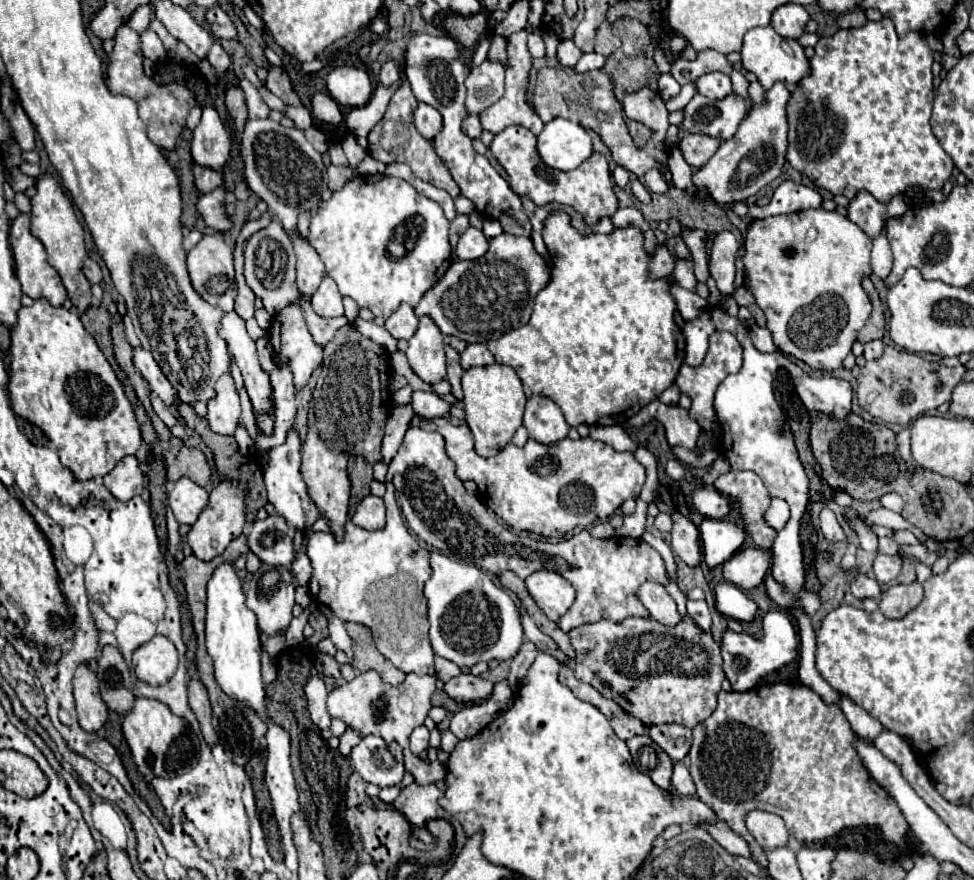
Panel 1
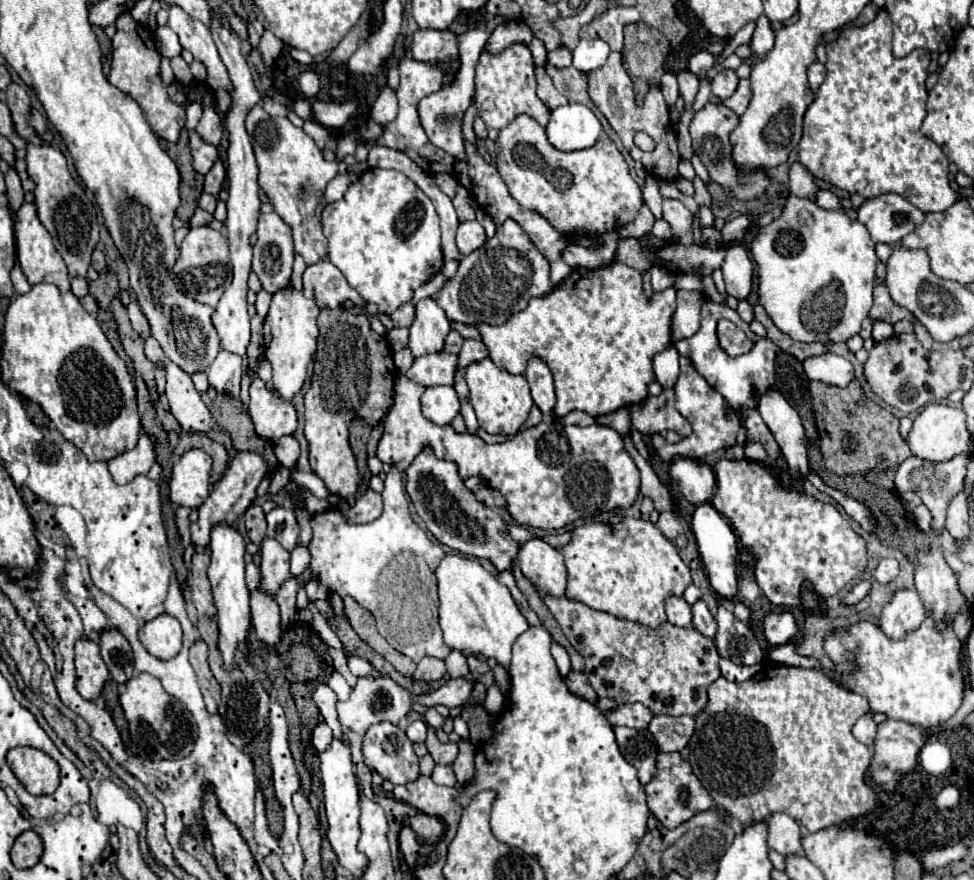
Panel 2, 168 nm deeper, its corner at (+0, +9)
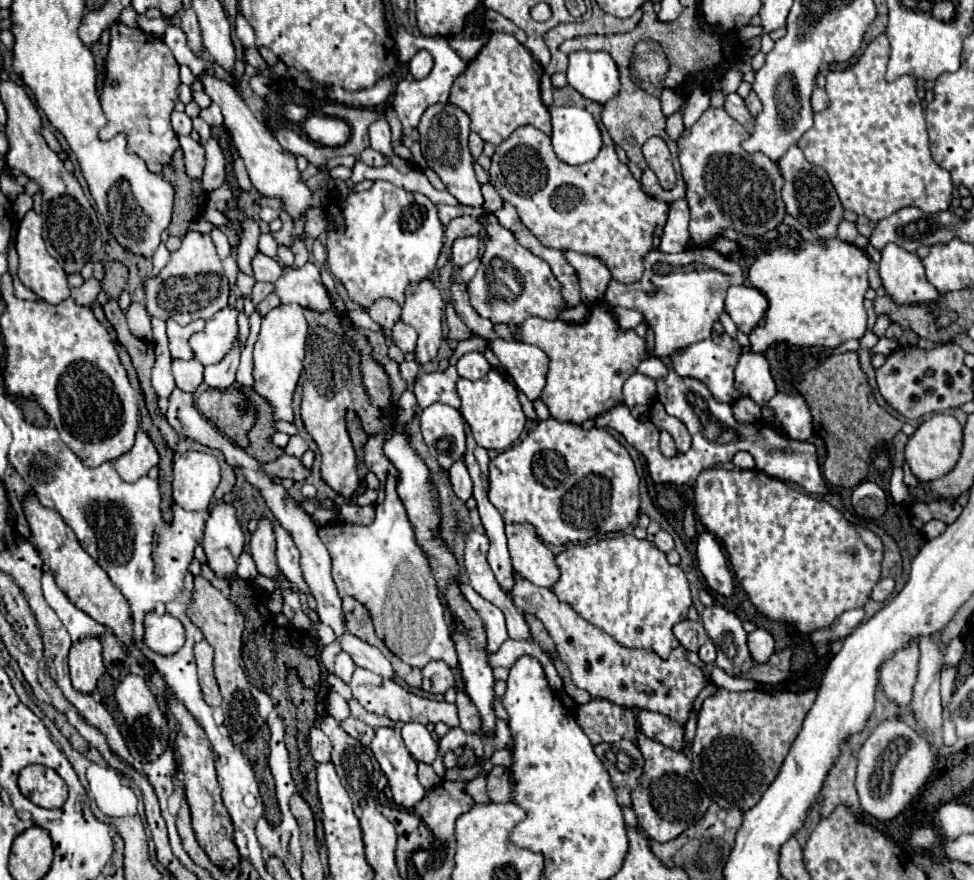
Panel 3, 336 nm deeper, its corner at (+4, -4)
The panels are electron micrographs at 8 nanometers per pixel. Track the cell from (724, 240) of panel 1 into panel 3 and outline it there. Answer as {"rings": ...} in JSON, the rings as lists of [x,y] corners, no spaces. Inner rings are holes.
{"rings":[[[732,284],[728,288],[726,312],[744,334],[750,334],[754,330],[766,308],[766,298],[762,296],[762,292],[758,292],[758,288],[748,284]]]}

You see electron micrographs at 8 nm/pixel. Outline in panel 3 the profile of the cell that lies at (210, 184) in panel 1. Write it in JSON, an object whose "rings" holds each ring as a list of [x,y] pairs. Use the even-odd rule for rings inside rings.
{"rings":[[[180,136],[180,148],[184,150],[184,162],[186,162],[186,174],[190,178],[202,178],[204,166],[206,166],[206,156],[204,148],[200,142],[192,140],[190,136]]]}

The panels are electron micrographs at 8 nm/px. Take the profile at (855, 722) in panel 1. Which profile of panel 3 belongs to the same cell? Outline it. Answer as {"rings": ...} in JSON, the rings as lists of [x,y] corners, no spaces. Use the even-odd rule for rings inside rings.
{"rings":[[[754,630],[748,634],[748,648],[758,664],[768,662],[768,636],[770,634],[766,630]]]}

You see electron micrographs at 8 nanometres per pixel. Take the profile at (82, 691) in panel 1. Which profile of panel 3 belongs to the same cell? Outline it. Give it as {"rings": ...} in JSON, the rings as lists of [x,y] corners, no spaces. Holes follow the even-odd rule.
{"rings":[[[84,638],[70,648],[70,680],[76,692],[82,694],[92,694],[96,690],[98,678],[104,674],[104,664],[102,664],[102,644],[100,638]]]}

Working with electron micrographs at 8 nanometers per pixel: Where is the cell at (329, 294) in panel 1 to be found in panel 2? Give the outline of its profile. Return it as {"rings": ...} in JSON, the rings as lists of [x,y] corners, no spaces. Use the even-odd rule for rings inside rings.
{"rings":[[[328,259],[306,267],[302,275],[302,287],[304,295],[314,299],[320,309],[340,307],[344,299],[350,299],[356,307],[366,307],[366,301],[346,283],[342,271],[338,271],[338,267],[334,267]]]}

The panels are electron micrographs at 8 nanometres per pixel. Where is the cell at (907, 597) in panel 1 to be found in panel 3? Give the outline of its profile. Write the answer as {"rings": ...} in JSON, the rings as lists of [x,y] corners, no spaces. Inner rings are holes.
{"rings":[[[918,644],[900,648],[890,660],[884,660],[880,670],[880,682],[886,696],[898,706],[906,706],[912,700],[912,688],[918,674]]]}

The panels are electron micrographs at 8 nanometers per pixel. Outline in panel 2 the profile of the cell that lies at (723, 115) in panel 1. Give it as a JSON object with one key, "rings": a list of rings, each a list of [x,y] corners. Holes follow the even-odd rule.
{"rings":[[[742,79],[742,81],[740,81],[740,85],[738,85],[738,91],[736,91],[730,99],[726,99],[726,101],[722,101],[722,103],[724,103],[726,107],[730,107],[736,115],[744,115],[744,111],[748,109],[750,99],[752,99],[750,79]]]}

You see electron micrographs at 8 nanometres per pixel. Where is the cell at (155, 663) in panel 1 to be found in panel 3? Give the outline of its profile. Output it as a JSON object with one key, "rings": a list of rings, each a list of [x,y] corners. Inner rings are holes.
{"rings":[[[146,614],[144,628],[144,644],[160,656],[170,656],[184,644],[184,628],[170,614]]]}

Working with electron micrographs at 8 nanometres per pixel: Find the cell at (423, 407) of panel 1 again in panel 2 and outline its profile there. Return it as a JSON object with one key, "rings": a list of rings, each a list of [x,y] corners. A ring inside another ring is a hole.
{"rings":[[[450,385],[428,387],[422,395],[422,413],[436,425],[450,425],[460,413],[460,401]]]}

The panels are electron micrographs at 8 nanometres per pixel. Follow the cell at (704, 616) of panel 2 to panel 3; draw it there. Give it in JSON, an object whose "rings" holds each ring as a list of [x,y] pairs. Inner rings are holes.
{"rings":[[[708,640],[700,650],[698,650],[698,656],[702,658],[702,662],[706,662],[706,664],[712,664],[714,662],[714,658],[716,658],[716,648],[714,648],[714,642],[712,640]]]}

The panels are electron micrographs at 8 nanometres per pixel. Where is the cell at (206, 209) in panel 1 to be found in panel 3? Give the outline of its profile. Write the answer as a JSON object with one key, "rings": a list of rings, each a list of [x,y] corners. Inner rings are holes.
{"rings":[[[210,138],[204,144],[204,150],[206,150],[206,168],[204,168],[204,176],[202,176],[202,188],[206,192],[212,192],[226,182],[226,170],[224,170],[226,162],[224,162],[224,154],[214,138]]]}

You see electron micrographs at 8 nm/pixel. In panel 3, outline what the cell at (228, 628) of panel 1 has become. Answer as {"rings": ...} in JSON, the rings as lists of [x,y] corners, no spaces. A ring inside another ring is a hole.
{"rings":[[[216,504],[206,522],[202,548],[208,566],[218,578],[224,578],[228,582],[236,580],[238,558],[244,552],[244,534],[232,506]]]}

